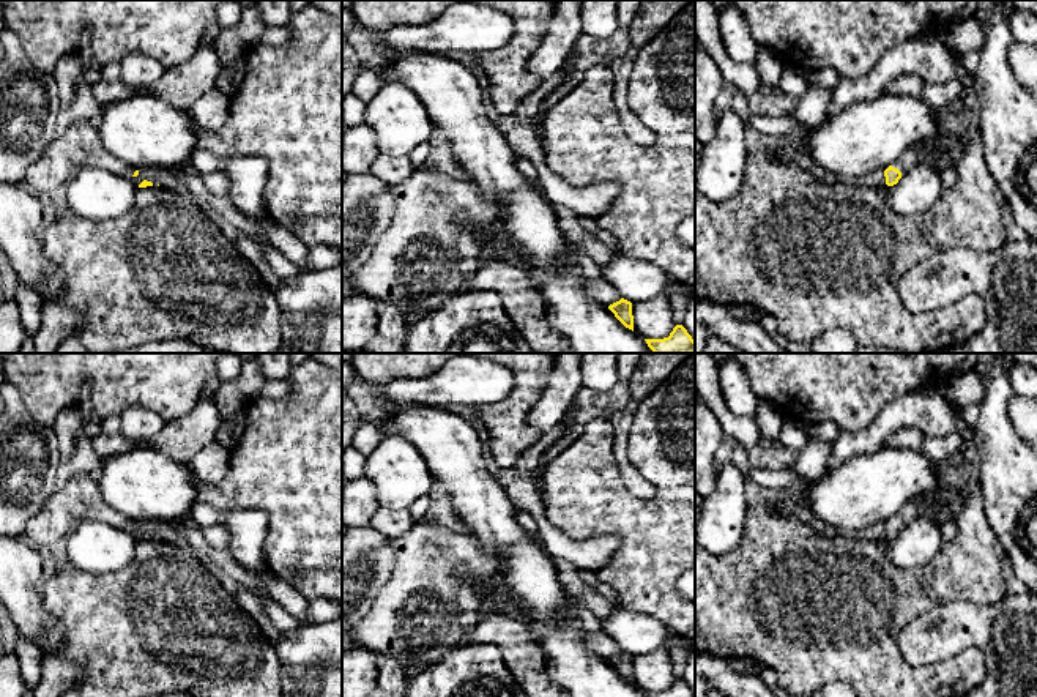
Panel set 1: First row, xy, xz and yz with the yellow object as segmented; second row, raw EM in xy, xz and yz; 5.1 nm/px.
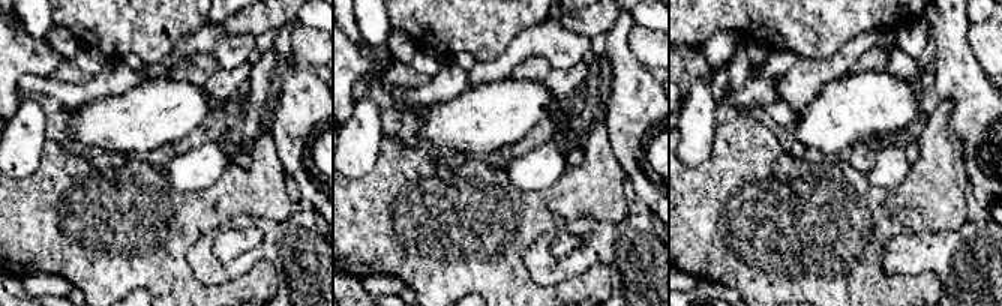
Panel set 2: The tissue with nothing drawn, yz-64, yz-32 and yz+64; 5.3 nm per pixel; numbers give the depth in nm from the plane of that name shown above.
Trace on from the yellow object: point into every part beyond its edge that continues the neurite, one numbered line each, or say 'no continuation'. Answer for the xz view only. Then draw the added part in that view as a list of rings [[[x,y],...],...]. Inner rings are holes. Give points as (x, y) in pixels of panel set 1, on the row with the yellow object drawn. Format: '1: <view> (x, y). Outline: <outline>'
no continuation

